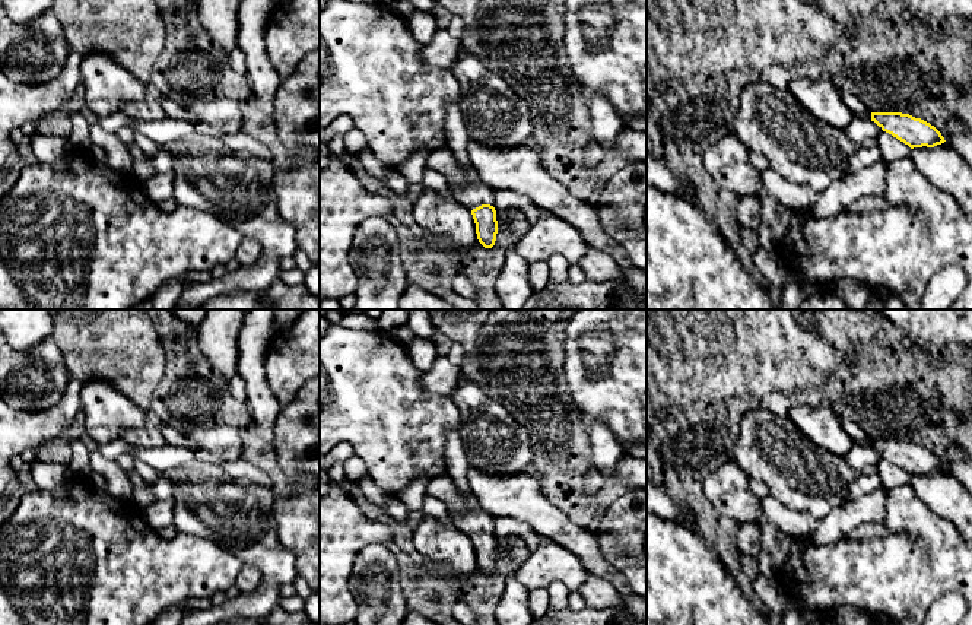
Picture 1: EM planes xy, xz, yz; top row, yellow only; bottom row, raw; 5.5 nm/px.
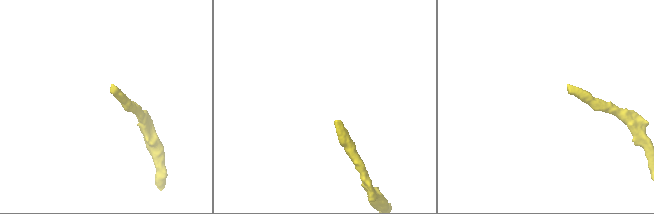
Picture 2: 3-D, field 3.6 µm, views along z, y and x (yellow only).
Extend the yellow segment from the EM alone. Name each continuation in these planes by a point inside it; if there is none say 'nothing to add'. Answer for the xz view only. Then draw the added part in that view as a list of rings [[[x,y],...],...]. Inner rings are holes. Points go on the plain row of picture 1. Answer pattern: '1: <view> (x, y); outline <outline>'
1: xz (473, 519); outline [[[460,491],[463,499],[463,511],[460,514],[450,511],[450,517],[455,527],[470,537],[482,532],[493,532],[493,517],[486,513],[471,492]]]

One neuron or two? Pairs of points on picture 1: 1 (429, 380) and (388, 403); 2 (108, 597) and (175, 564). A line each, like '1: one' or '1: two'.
1: two
2: one

